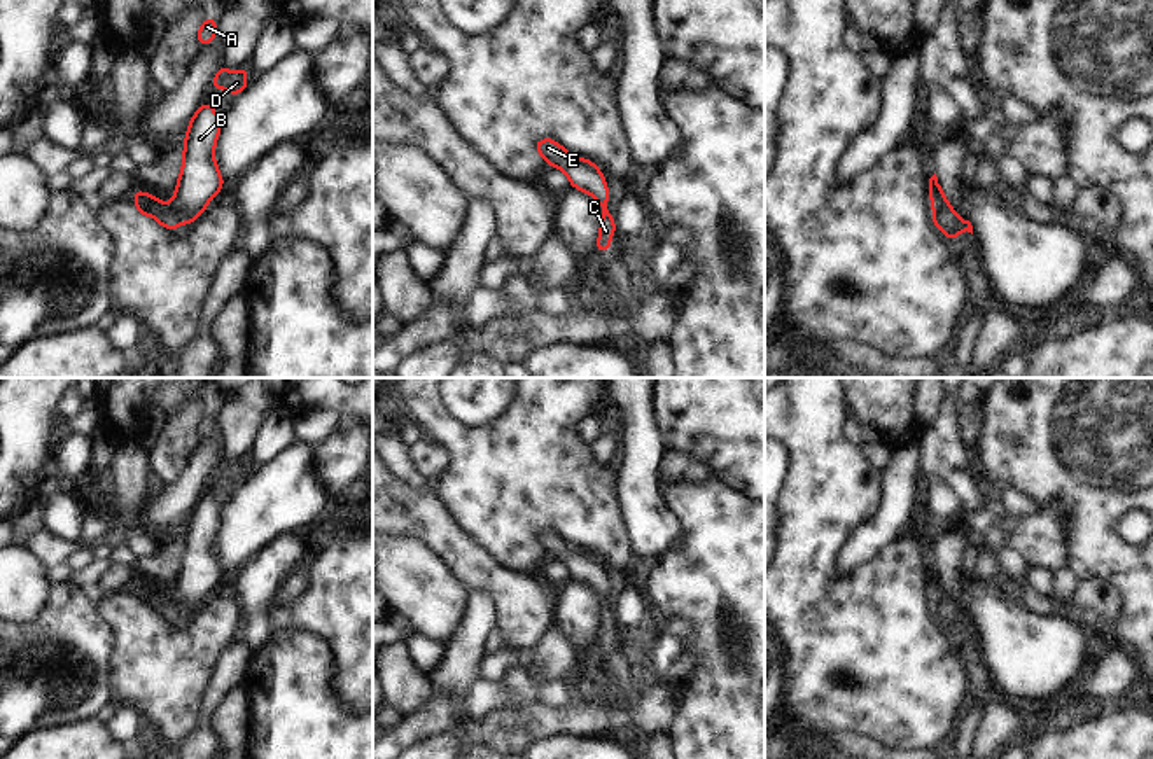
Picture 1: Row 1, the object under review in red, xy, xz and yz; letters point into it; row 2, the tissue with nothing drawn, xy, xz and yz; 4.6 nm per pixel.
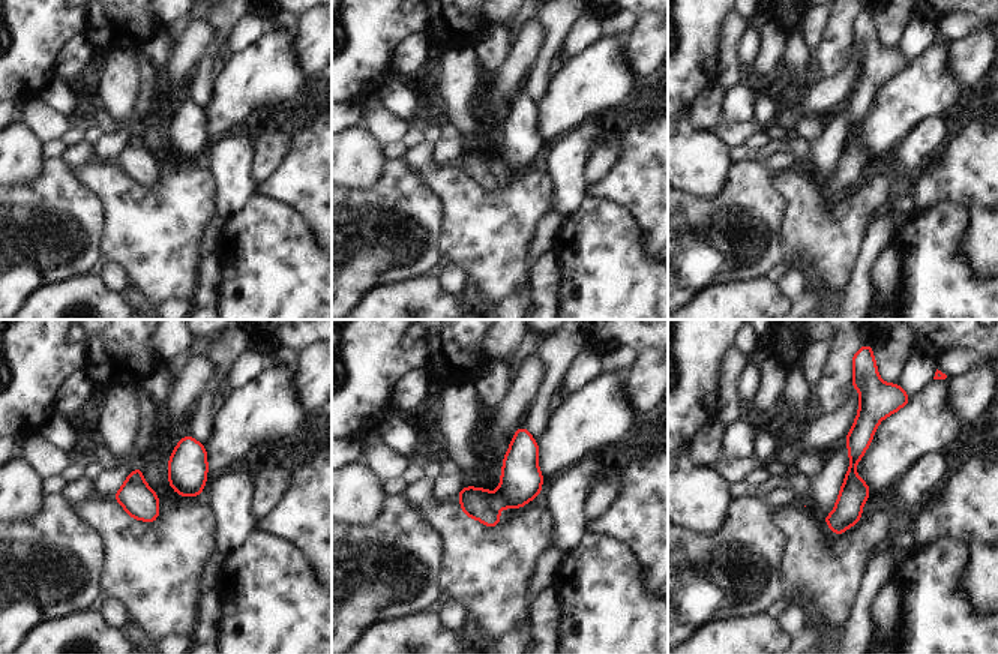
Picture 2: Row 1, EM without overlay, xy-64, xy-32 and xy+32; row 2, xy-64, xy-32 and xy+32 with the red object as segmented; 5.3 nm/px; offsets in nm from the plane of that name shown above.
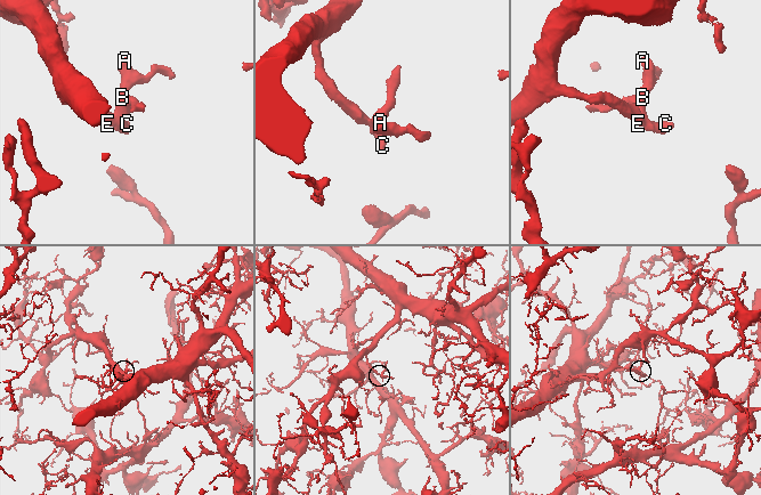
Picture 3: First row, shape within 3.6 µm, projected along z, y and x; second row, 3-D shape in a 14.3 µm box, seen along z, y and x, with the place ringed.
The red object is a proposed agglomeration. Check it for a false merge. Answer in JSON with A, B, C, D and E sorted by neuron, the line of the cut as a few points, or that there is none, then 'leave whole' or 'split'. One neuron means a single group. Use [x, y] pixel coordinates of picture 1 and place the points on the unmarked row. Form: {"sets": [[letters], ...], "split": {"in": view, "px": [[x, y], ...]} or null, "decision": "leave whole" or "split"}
{"sets": [["A", "B", "C", "D", "E"]], "split": null, "decision": "leave whole"}

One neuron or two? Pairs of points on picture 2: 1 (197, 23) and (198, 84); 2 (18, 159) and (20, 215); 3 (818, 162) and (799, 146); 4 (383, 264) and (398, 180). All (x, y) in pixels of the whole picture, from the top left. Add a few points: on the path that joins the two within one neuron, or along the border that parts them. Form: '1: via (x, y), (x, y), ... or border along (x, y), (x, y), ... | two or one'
1: border along (212, 27), (213, 38), (189, 77) | two
2: border along (44, 161), (39, 174), (30, 183), (15, 186) | two
3: border along (809, 143), (809, 162), (805, 168) | two
4: via (395, 243), (398, 201) | one

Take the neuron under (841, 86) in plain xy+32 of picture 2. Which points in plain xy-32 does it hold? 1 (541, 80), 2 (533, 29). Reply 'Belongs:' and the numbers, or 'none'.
Belongs: 2

